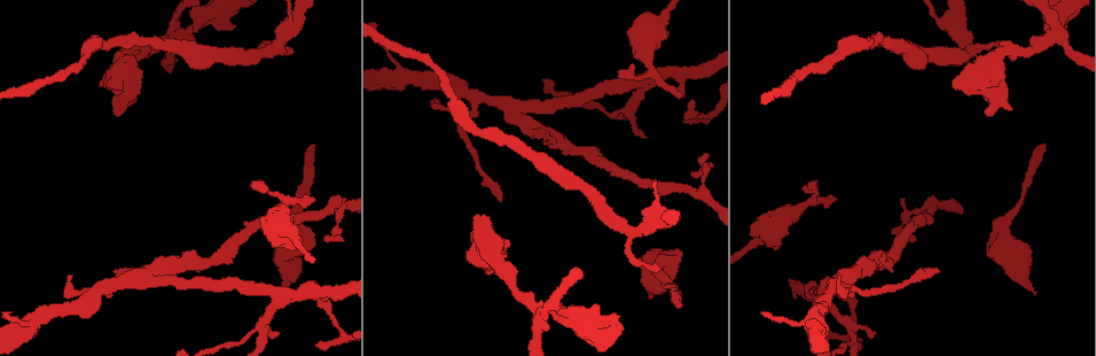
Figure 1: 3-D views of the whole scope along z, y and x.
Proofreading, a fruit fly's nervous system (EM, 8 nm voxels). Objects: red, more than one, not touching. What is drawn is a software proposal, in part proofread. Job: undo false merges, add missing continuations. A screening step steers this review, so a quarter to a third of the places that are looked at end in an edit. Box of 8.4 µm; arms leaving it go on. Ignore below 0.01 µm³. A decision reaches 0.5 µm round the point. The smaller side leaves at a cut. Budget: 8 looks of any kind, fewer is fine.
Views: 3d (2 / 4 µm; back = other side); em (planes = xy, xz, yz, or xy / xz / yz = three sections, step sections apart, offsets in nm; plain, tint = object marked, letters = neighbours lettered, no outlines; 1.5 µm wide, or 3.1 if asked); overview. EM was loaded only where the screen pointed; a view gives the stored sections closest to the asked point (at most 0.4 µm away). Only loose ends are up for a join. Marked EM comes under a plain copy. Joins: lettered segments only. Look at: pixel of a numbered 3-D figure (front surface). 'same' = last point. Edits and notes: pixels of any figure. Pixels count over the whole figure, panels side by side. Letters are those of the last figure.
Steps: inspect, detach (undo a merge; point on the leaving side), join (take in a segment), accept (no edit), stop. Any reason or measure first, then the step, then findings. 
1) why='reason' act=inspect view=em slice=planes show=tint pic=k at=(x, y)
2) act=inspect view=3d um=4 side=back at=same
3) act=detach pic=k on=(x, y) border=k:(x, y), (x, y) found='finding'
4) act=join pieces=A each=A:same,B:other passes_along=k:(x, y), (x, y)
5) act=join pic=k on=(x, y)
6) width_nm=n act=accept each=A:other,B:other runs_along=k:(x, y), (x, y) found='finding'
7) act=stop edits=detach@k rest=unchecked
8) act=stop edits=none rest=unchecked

why='free end' act=inspect view=em slice=planes show=letters pic=1 at=(1034, 293)

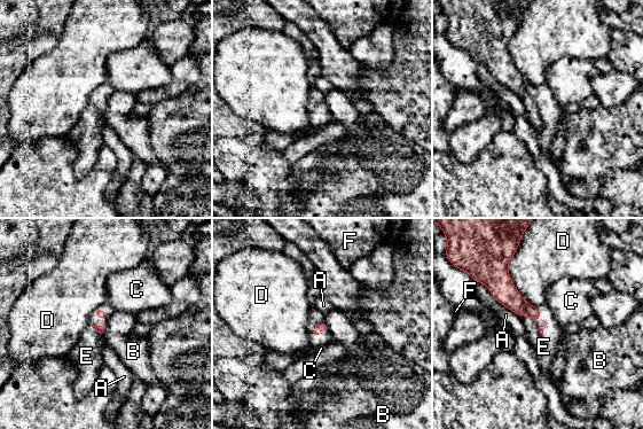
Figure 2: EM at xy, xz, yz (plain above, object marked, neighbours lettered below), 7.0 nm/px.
act=join pieces=E each=A:other,B:other,C:other,D:other,E:same,F:other found='it goes on there'

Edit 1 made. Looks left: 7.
why='thin end' act=inspect view=3d um=2 pic=1 at=(834, 198)

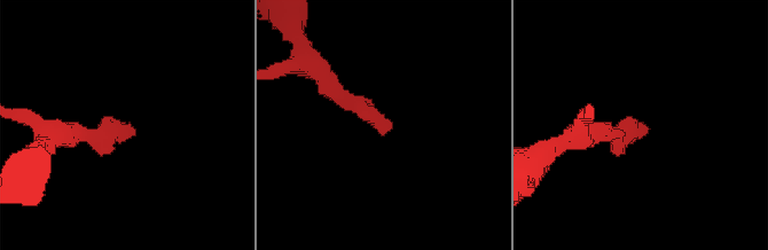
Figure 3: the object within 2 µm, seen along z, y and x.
why='now the EM' act=inspect view=em slice=planes show=letters pic=3 at=(135, 131)

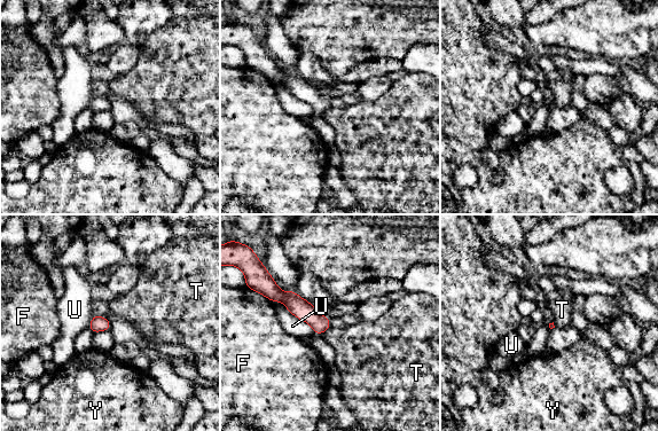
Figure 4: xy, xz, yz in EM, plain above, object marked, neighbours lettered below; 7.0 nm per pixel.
act=accept each=F:other,T:other,U:other,Y:other border=4:(330, 327), (322, 332) found='no lettered segment goes on from it'

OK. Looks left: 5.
why='free end' act=inspect view=3d um=4 pic=1 at=(477, 216)

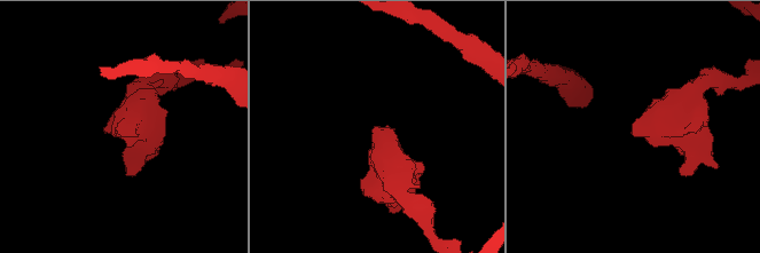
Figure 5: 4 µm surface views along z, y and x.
why='shape alone is not enough' act=inspect view=em slice=planes show=letters pic=5 at=(630, 133)

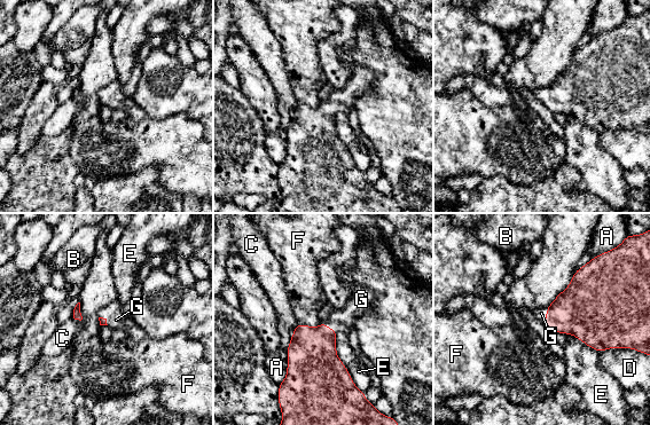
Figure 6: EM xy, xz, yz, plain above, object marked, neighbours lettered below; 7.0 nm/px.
longest_contact=E:460nm act=join pieces=G each=A:other,B:other,C:other,D:other,E:other,F:other,G:same found='it goes on there'

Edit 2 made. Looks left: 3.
act=stop edits=join@2,join@6 rest=unchecked

